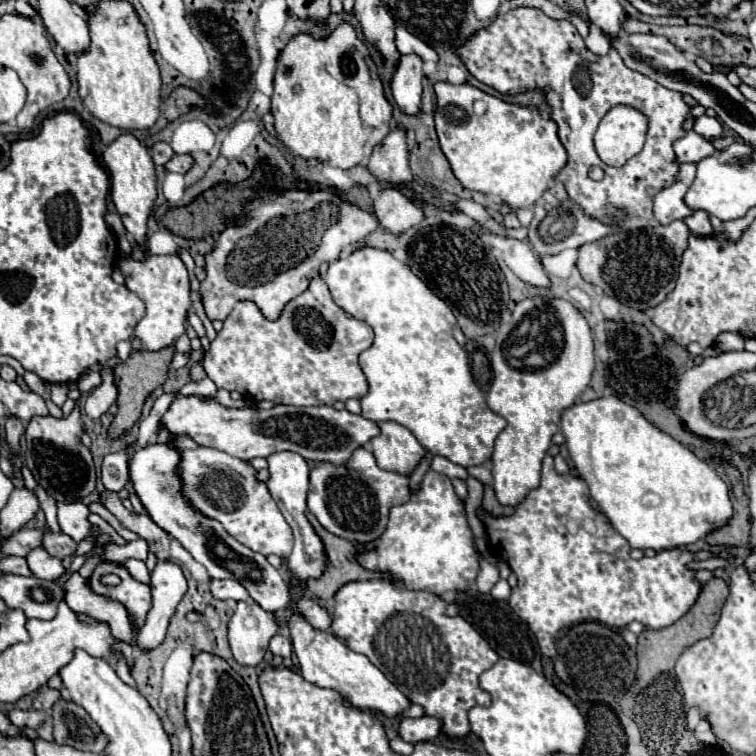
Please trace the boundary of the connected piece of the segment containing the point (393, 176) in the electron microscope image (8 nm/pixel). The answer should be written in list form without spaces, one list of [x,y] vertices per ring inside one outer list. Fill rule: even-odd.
[[[392,128],[392,132],[376,146],[366,162],[366,168],[378,182],[404,186],[414,182],[414,174],[408,166],[408,148],[406,148],[406,132],[400,128]]]

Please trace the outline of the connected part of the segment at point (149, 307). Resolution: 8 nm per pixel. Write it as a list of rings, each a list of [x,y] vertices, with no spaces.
[[[148,256],[144,262],[124,258],[120,262],[120,272],[126,278],[126,288],[146,304],[146,316],[138,322],[134,336],[140,338],[144,348],[150,352],[174,346],[176,340],[186,332],[186,316],[192,310],[190,278],[180,256]]]

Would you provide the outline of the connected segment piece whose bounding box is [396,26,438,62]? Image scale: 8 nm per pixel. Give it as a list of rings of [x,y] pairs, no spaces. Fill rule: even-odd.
[[[402,26],[396,28],[396,46],[398,46],[398,50],[402,54],[416,54],[424,62],[438,62],[438,54],[430,46],[426,46],[420,38],[416,38],[414,34],[410,34]]]

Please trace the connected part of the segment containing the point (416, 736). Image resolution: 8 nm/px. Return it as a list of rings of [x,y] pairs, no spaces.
[[[422,716],[422,718],[402,718],[400,722],[400,736],[410,742],[422,742],[422,740],[434,740],[442,730],[442,720],[432,718],[432,716]]]

